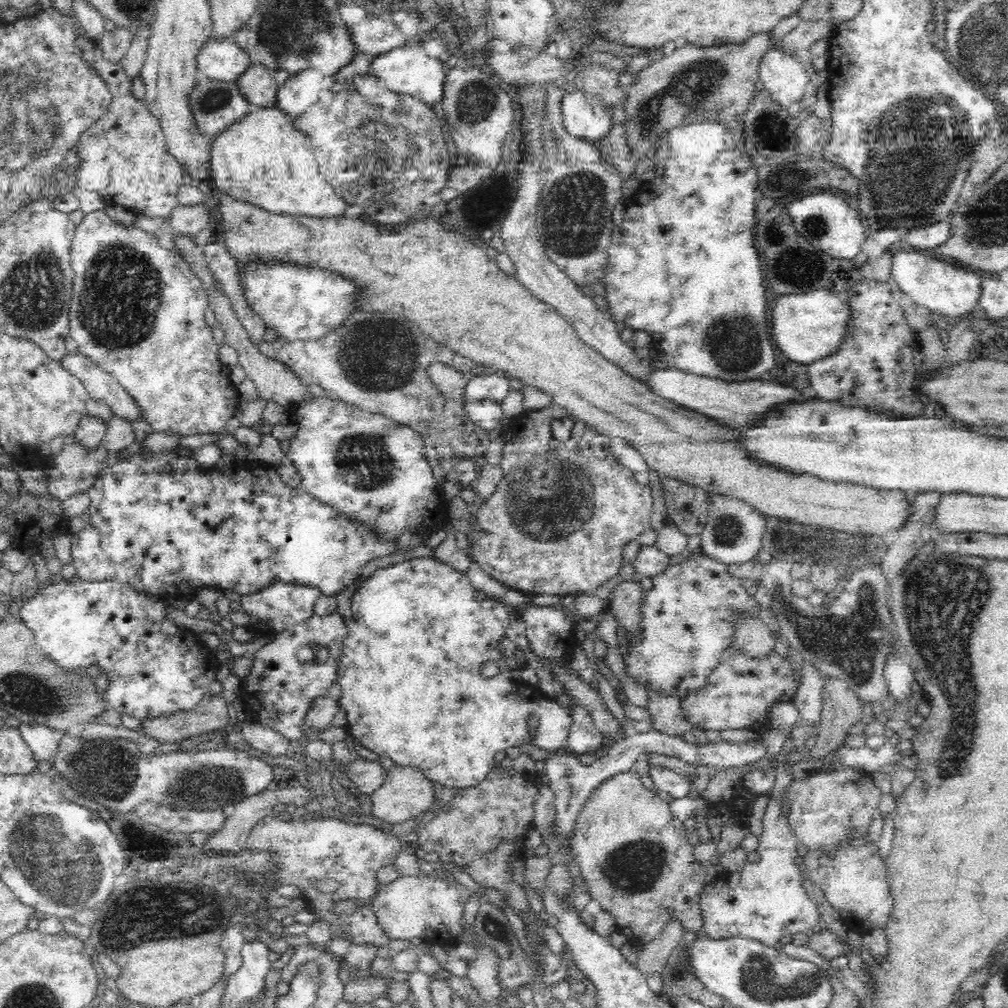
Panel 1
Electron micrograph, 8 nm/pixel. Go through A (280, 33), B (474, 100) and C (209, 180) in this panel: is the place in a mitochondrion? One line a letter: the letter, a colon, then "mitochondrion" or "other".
A: mitochondrion
B: mitochondrion
C: other

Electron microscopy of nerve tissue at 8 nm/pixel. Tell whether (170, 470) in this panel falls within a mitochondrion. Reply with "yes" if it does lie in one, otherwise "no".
no

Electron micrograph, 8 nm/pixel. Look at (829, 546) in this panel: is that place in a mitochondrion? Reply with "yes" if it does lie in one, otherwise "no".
yes

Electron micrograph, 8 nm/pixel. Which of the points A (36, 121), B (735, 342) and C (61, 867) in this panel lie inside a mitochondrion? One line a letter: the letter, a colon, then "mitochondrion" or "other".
A: mitochondrion
B: mitochondrion
C: mitochondrion

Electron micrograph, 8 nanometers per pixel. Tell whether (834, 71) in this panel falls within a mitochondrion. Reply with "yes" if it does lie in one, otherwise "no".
no

